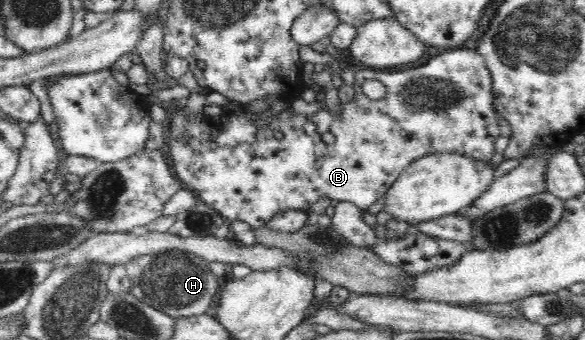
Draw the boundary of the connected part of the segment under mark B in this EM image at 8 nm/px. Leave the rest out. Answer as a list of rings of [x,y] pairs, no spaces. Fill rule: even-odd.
[[[466,47],[452,51],[442,50],[437,56],[431,57],[425,63],[400,71],[395,71],[394,69],[377,71],[375,69],[358,67],[356,69],[356,79],[353,87],[355,100],[347,103],[341,102],[341,112],[339,114],[331,112],[326,107],[321,108],[315,114],[298,114],[297,110],[288,108],[279,115],[273,116],[271,121],[269,121],[269,126],[263,126],[263,128],[255,126],[245,116],[231,115],[228,111],[223,111],[220,116],[203,116],[203,120],[200,116],[197,116],[197,118],[190,120],[186,116],[185,109],[177,109],[170,114],[169,138],[166,139],[165,147],[169,161],[171,162],[172,172],[175,173],[174,176],[185,188],[194,192],[194,195],[199,198],[200,202],[213,207],[226,222],[243,220],[243,222],[247,222],[253,229],[256,229],[265,226],[279,211],[289,209],[311,210],[319,198],[330,198],[331,201],[335,200],[336,202],[353,202],[353,204],[364,211],[372,204],[375,204],[381,196],[384,196],[407,166],[411,165],[415,160],[418,160],[418,158],[428,156],[429,154],[445,152],[459,153],[465,155],[467,158],[475,158],[477,161],[487,162],[489,164],[494,164],[498,160],[495,151],[495,140],[502,136],[499,130],[498,116],[496,116],[496,112],[499,115],[499,111],[495,107],[495,101],[493,101],[491,73],[487,68],[485,57],[479,54],[479,51],[475,49],[469,50]],[[364,80],[379,80],[379,82],[382,82],[386,88],[385,97],[381,98],[381,100],[370,100],[363,93],[363,89],[361,89],[361,84],[363,84]],[[325,132],[333,134],[335,137],[333,144],[323,142],[323,134]],[[184,135],[189,135],[190,137],[186,142],[182,140]]]

